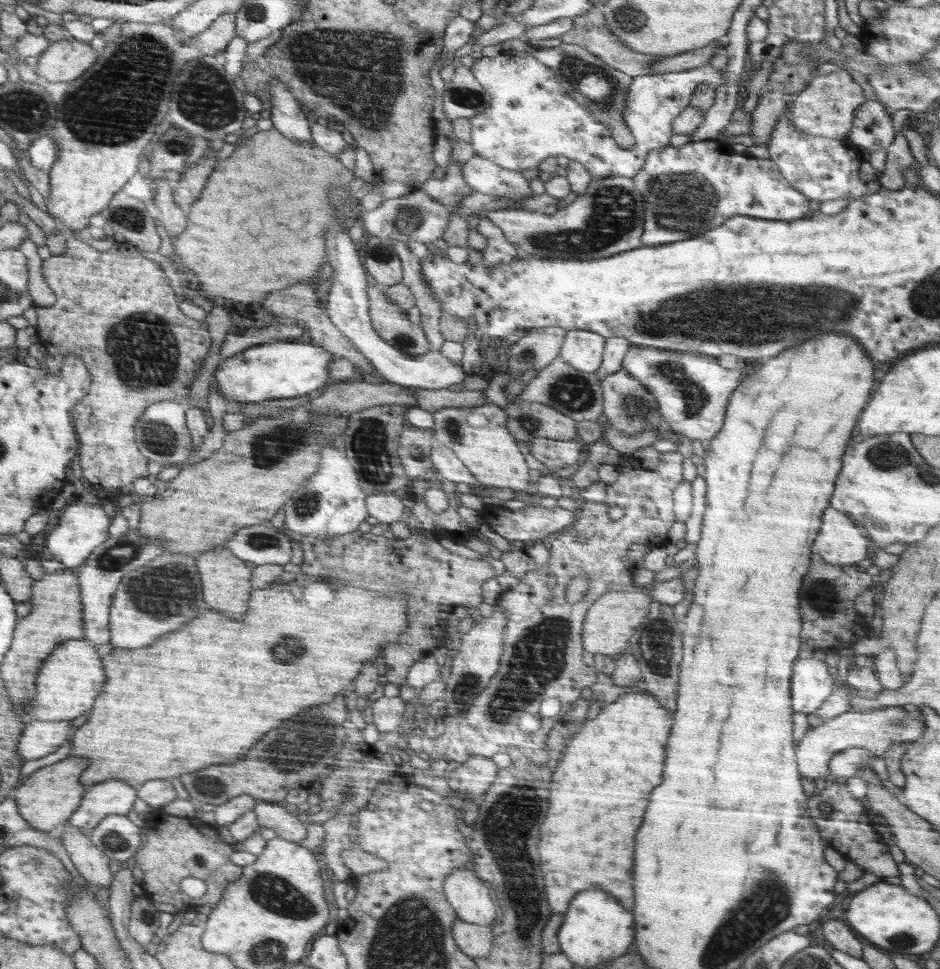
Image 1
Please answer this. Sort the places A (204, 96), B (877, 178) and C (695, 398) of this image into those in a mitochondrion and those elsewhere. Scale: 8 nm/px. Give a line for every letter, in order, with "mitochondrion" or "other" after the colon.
A: mitochondrion
B: other
C: mitochondrion

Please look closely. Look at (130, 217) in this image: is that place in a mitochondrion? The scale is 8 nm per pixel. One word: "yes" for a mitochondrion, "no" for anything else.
yes

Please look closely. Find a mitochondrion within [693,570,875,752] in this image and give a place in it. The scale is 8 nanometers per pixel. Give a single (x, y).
(823, 597)

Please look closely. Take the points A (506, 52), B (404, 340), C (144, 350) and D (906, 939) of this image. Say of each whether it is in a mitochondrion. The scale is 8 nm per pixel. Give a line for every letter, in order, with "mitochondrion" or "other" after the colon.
A: other
B: mitochondrion
C: mitochondrion
D: mitochondrion

